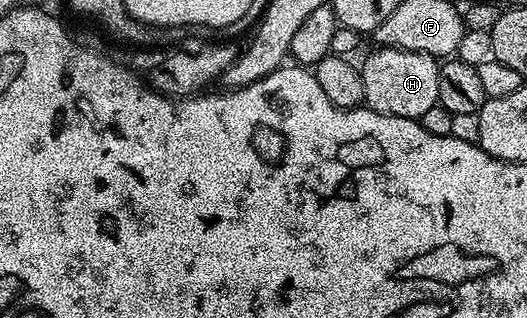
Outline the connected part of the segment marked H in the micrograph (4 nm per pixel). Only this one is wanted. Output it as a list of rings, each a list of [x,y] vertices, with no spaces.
[[[376,47],[373,50],[360,69],[364,84],[364,105],[367,108],[378,111],[382,115],[418,119],[422,115],[426,115],[426,111],[430,111],[430,107],[438,104],[438,75],[440,74],[441,62],[437,58],[432,57],[429,53],[406,51],[405,49]]]

